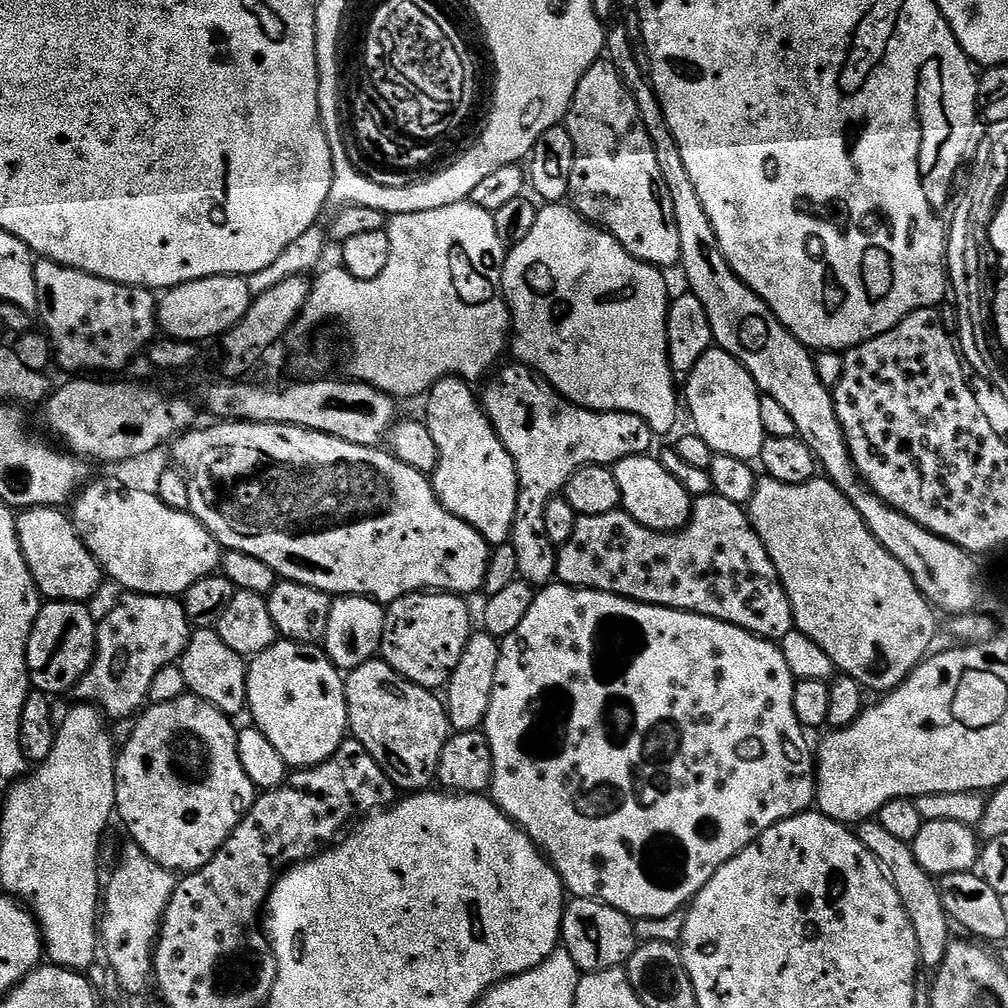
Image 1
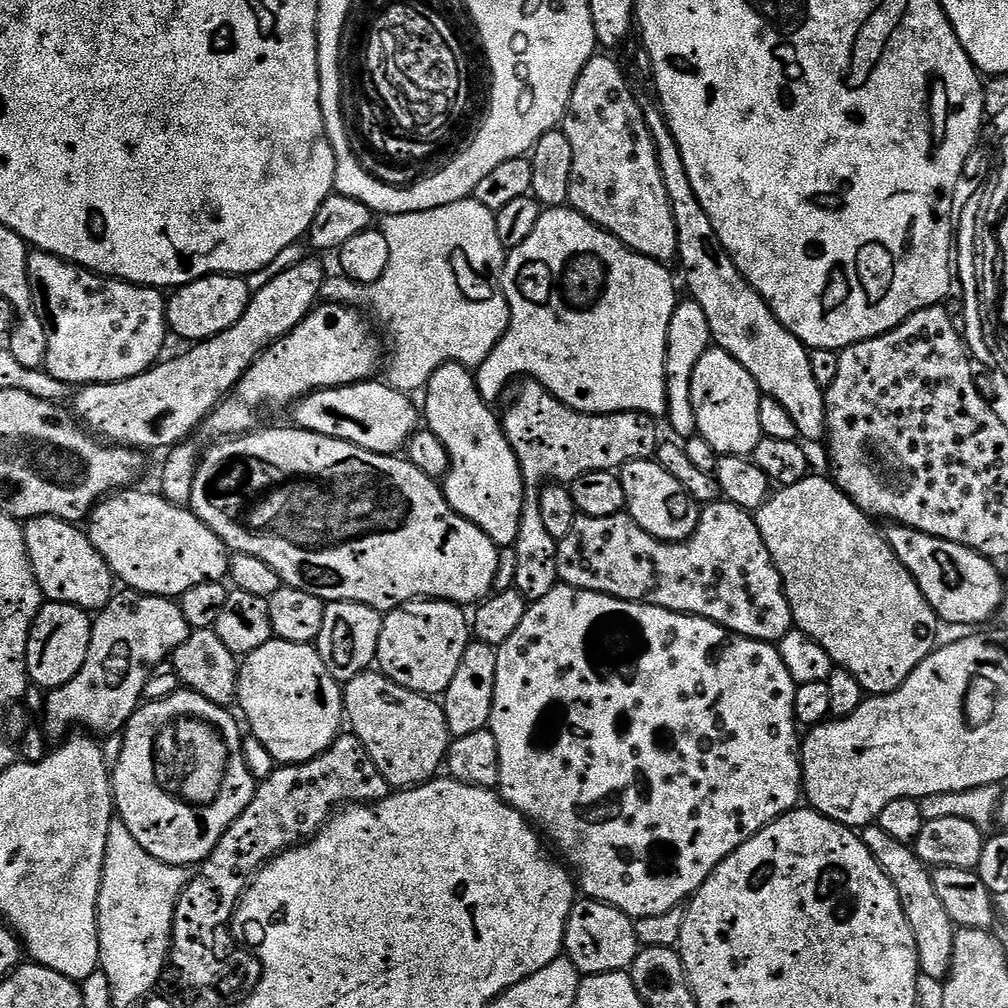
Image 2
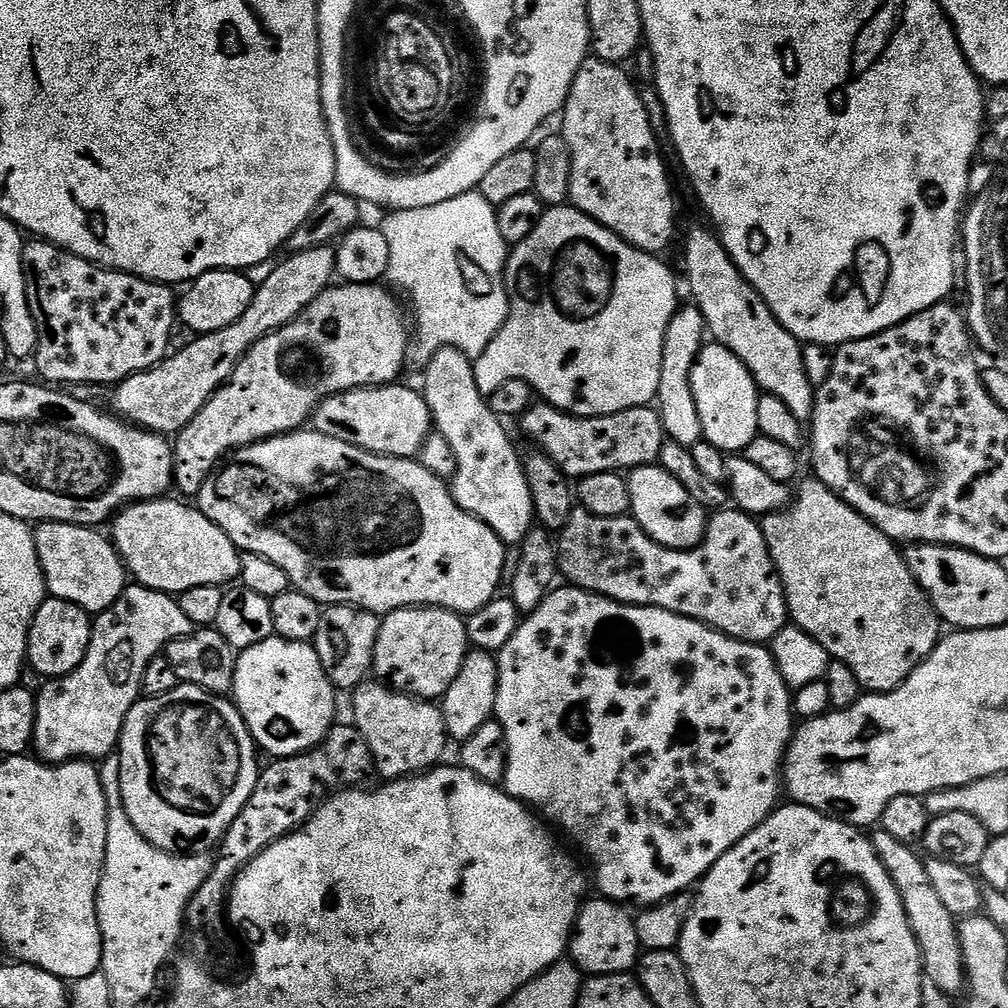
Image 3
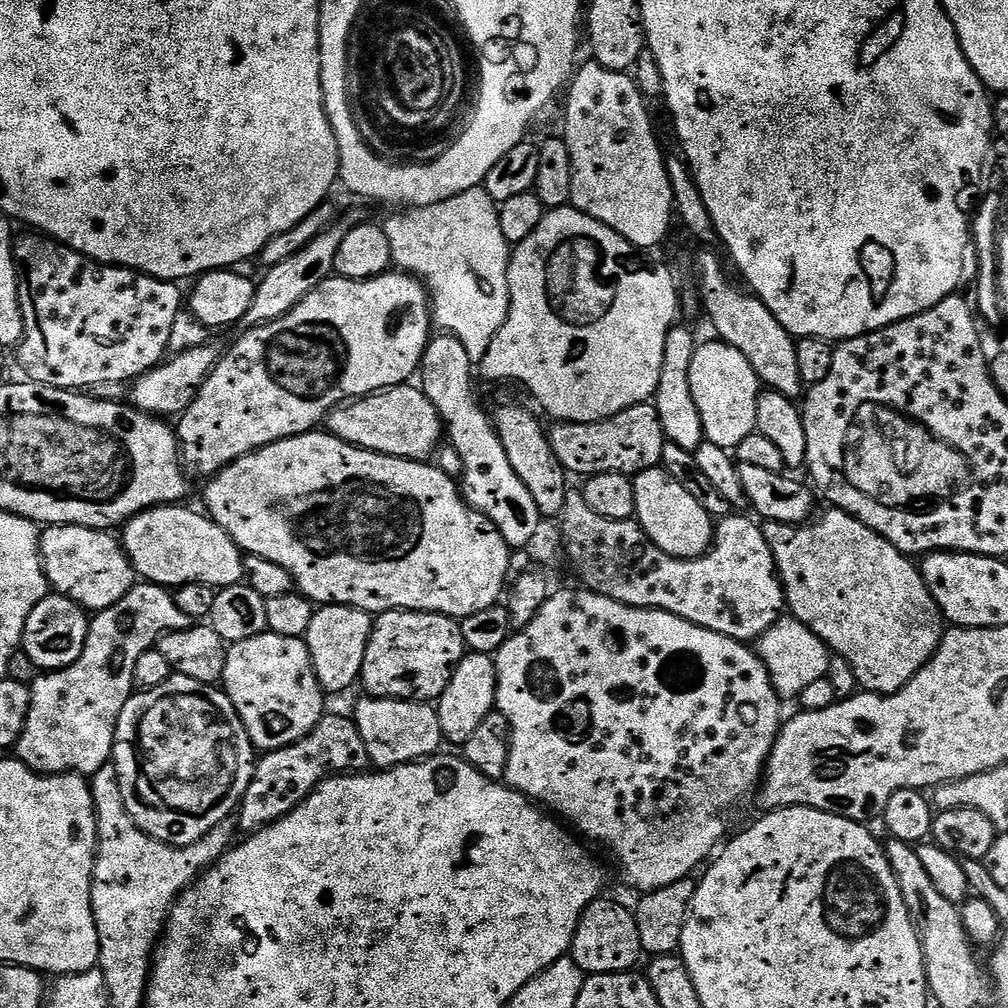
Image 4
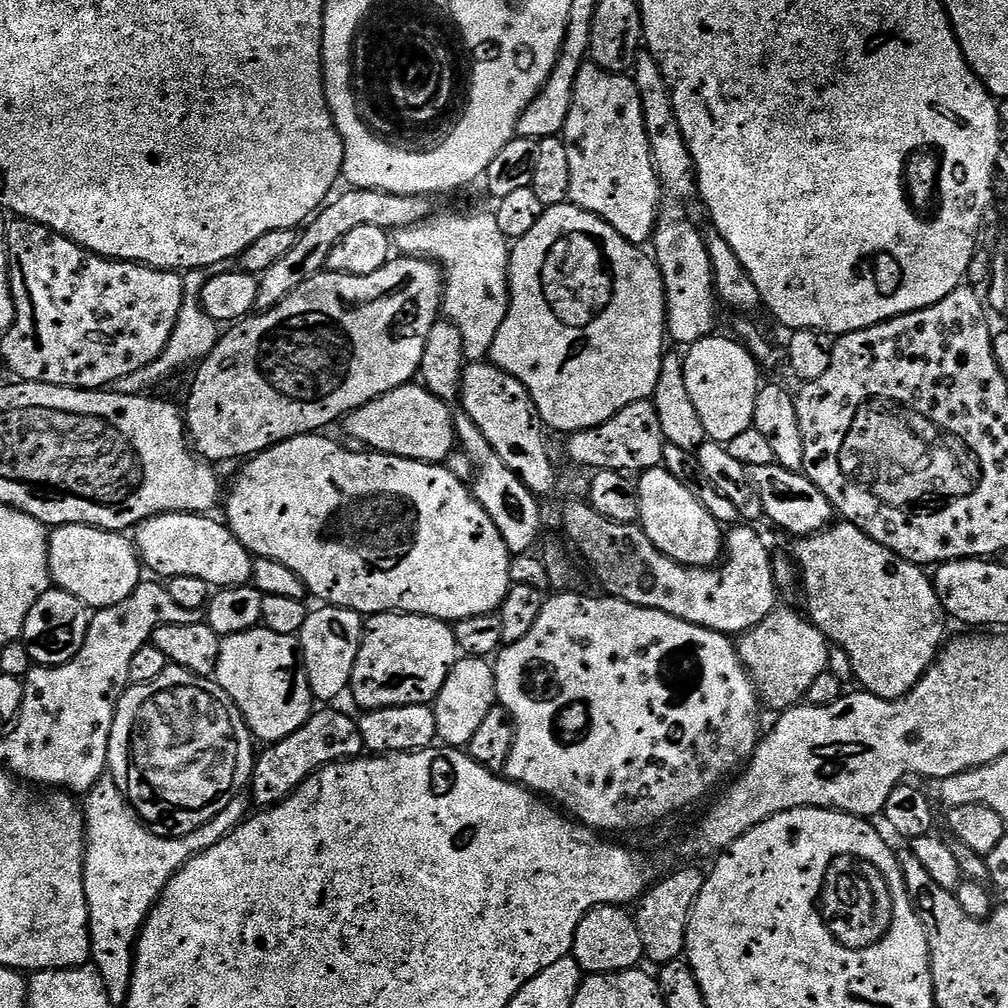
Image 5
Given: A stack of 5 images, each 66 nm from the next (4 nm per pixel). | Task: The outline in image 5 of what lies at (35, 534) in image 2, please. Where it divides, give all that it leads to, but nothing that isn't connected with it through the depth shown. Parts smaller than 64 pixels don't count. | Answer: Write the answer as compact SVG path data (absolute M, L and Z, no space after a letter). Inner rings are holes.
M61 524L51 529L48 565L53 585L74 594L92 610L109 608L122 598L130 598L142 582L142 561L135 543L127 535L89 528L87 524Z

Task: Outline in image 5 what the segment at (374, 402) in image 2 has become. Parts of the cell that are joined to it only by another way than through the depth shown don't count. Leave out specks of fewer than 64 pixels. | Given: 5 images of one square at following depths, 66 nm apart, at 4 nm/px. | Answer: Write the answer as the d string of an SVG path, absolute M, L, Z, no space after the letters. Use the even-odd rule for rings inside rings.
M423 383L403 384L360 408L349 412L342 427L357 440L357 445L388 456L401 456L407 460L420 460L424 464L440 464L457 447L454 412L445 401L429 392Z

